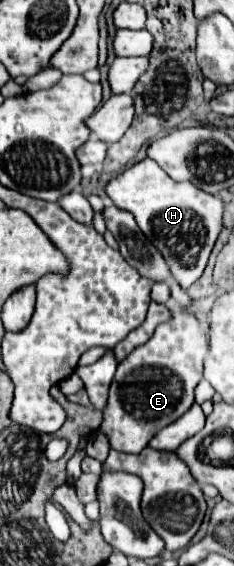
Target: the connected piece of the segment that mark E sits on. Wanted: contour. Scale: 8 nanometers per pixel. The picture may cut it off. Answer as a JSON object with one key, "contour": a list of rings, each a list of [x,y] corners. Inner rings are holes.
{"contour":[[[173,307],[171,319],[161,323],[147,343],[133,349],[117,365],[101,423],[101,433],[107,435],[111,447],[123,453],[141,453],[159,429],[177,421],[193,405],[193,389],[203,377],[205,357],[207,335],[199,319]]]}

